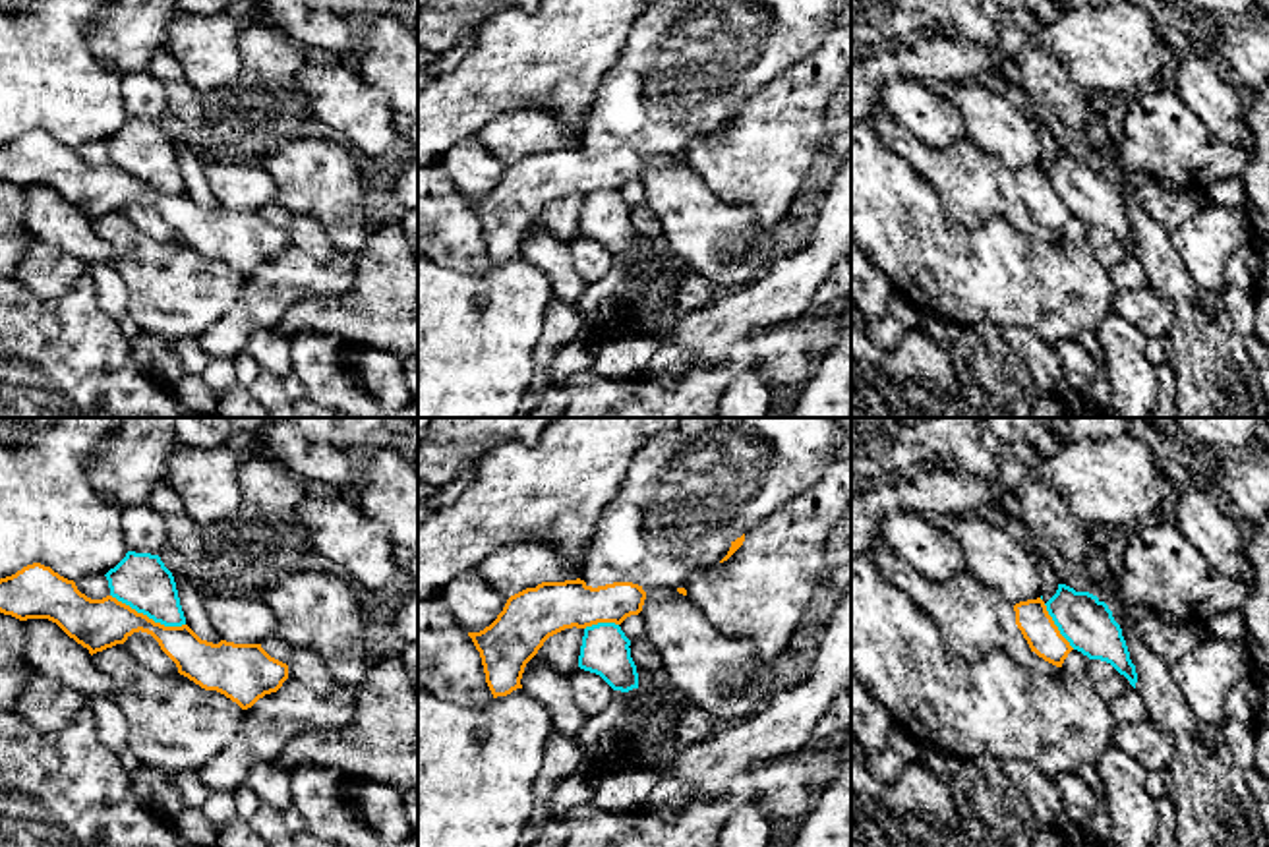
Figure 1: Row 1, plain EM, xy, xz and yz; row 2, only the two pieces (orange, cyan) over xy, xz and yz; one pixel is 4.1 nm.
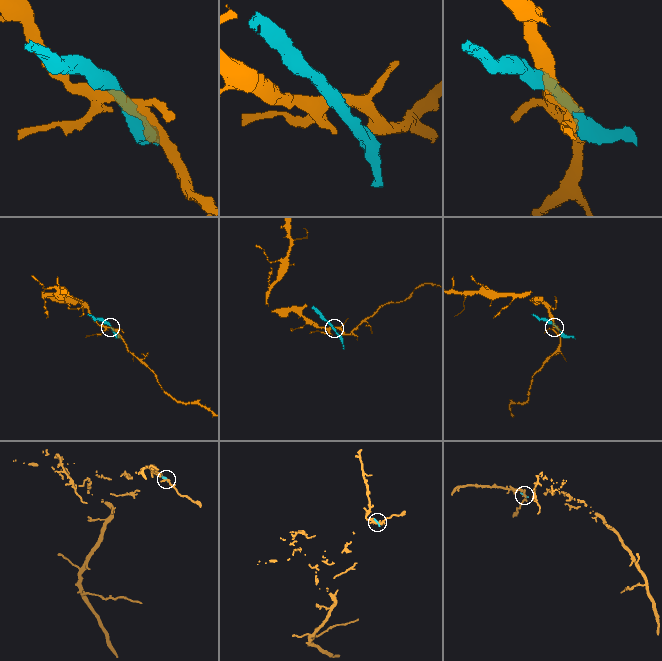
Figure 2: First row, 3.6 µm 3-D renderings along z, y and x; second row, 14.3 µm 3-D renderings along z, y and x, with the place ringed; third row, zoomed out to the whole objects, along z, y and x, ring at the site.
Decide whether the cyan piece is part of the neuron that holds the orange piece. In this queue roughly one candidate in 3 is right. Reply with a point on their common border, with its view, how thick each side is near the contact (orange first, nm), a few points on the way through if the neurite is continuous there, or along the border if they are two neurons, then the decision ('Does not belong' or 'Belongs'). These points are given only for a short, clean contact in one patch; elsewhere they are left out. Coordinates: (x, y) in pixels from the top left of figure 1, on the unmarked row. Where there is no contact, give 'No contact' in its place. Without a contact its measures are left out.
Touches orange at xy (146, 182). Thickness 200 nm (orange) against 240 nm. Does not belong

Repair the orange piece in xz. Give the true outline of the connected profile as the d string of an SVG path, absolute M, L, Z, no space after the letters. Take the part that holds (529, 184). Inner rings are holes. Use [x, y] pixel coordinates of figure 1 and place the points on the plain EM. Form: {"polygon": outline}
{"polygon": "M580 145L542 149L511 162L489 193L468 199L493 265L522 255L526 230L549 203L573 193L621 191L642 178L644 166L646 159L638 151L613 149L592 155Z"}

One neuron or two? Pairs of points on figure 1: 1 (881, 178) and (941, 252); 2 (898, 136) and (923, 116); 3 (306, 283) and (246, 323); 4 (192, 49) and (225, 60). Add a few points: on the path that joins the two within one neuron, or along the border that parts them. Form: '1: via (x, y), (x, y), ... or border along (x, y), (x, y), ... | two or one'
1: via (885, 196), (923, 234) | one
2: border along (873, 107), (879, 107), (927, 142), (948, 146) | two
3: via (291, 283), (262, 308) | one
4: via (200, 49), (217, 60) | one

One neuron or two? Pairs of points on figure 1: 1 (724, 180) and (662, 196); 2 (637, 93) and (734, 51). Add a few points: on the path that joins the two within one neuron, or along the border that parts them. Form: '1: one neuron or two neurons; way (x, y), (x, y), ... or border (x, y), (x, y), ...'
1: two neurons; border (687, 161), (716, 196), (745, 207)
2: one neuron; way (660, 80), (689, 51), (710, 51)

